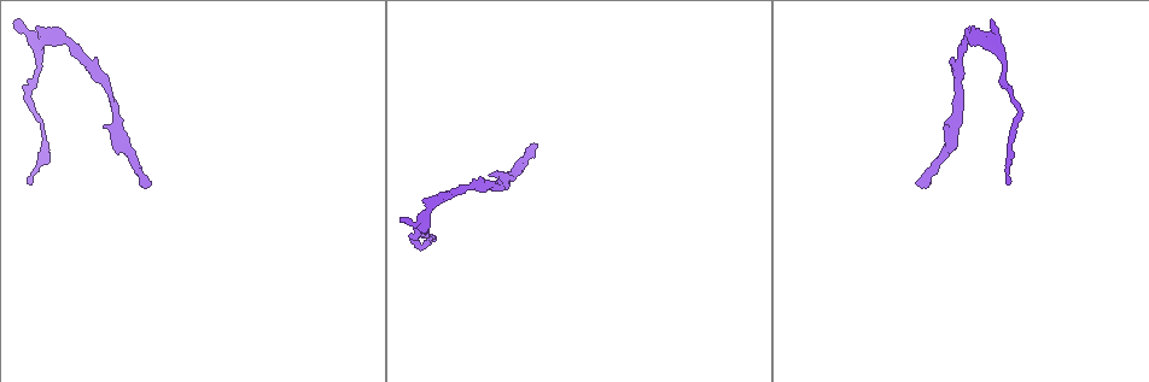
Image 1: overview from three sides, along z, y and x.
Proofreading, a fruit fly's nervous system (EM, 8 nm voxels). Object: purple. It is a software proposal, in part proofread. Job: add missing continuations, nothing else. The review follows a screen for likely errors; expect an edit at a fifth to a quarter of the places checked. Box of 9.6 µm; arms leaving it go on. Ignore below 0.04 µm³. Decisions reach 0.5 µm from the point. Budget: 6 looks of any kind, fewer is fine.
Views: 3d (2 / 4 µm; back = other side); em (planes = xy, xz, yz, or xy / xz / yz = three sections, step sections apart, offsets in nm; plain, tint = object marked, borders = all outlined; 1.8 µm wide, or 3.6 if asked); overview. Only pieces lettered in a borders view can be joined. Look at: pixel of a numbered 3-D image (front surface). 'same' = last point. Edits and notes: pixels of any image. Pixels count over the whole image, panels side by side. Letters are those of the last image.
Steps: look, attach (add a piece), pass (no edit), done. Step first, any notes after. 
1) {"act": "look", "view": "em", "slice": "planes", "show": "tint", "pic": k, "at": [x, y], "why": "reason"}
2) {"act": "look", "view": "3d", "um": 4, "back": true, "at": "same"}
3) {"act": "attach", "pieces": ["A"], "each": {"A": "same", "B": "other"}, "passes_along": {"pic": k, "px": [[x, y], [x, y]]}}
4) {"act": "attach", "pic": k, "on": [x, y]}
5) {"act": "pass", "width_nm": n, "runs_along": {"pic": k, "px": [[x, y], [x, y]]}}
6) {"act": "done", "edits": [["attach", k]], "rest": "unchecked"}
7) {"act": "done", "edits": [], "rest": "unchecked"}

{"act": "look", "view": "3d", "um": 2, "pic": 1, "at": [33, 181]}

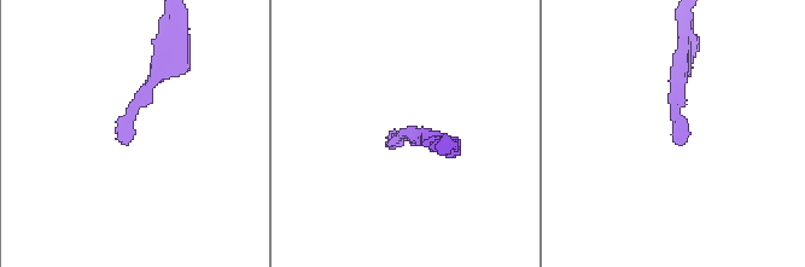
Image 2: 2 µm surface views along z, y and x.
{"act": "look", "view": "em", "um": 3.6, "slice": "planes", "show": "borders", "pic": 2, "at": [126, 143], "why": "need the tissue"}

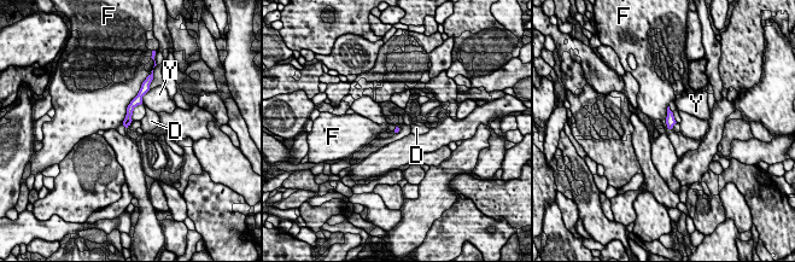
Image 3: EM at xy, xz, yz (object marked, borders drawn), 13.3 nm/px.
{"act": "pass", "each": {"D": "other", "F": "other", "Y": "other"}, "border": {"pic": 3, "px": [[140, 87], [128, 105], [122, 123]]}, "found": "none of them fits"}

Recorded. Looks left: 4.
{"act": "look", "view": "3d", "um": 2, "pic": 1, "at": [35, 74], "why": "narrows sharply"}

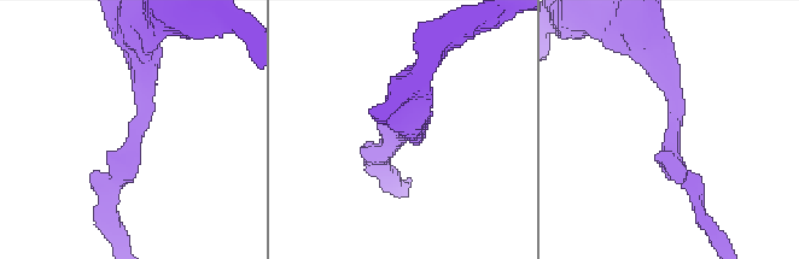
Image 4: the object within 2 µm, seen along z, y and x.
{"act": "look", "view": "em", "slice": "xy", "step": 4, "show": "tint", "pic": 4, "at": [133, 135], "why": "shape alone is not enough"}

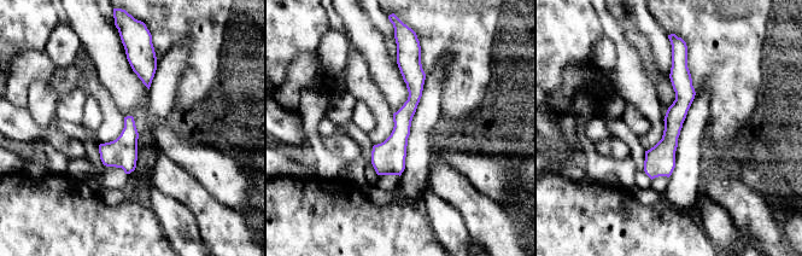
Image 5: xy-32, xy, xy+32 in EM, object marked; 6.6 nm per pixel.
{"act": "look", "view": "em", "slice": "xy", "step": 4, "show": "borders", "at": "same", "why": "see the neighbours"}

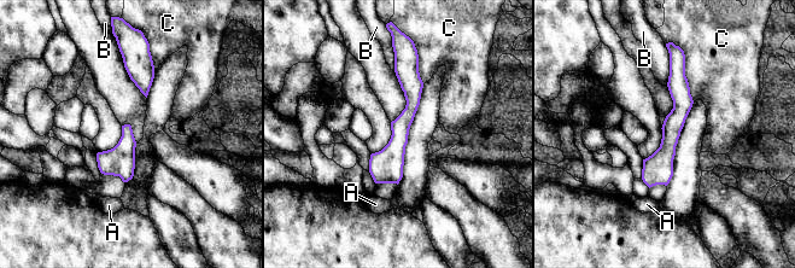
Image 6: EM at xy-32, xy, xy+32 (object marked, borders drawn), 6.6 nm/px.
{"act": "pass", "width_nm": 140, "each": {"A": "other", "B": "other", "C": "other"}, "found": "no lettered piece goes on from it"}

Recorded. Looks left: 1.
{"act": "done", "edits": [], "rest": "unchecked"}

